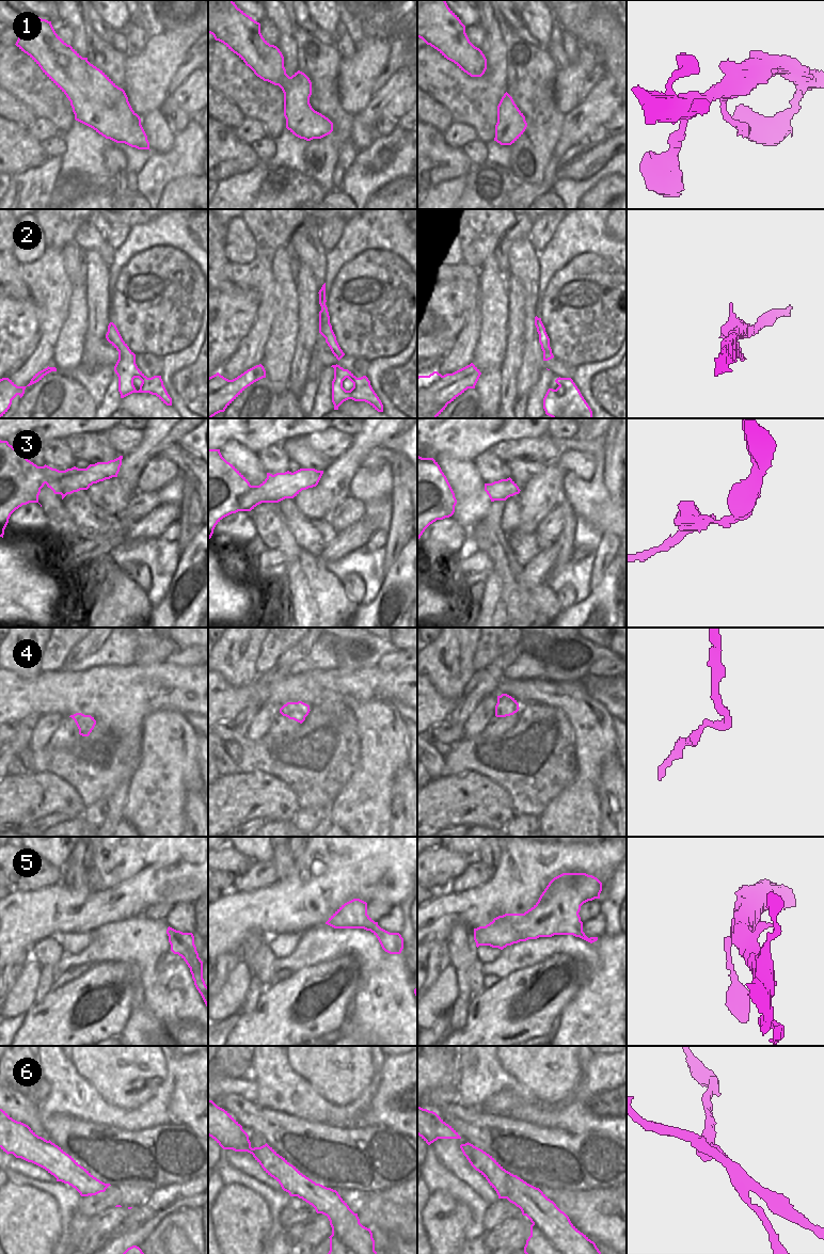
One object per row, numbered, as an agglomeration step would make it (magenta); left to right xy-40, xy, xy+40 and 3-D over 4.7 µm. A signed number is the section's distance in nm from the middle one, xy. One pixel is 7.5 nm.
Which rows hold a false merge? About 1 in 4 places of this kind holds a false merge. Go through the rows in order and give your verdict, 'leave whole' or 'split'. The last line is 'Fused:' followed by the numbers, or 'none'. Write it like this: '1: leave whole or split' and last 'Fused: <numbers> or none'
1: leave whole
2: leave whole
3: leave whole
4: leave whole
5: leave whole
6: split
Fused: 6

